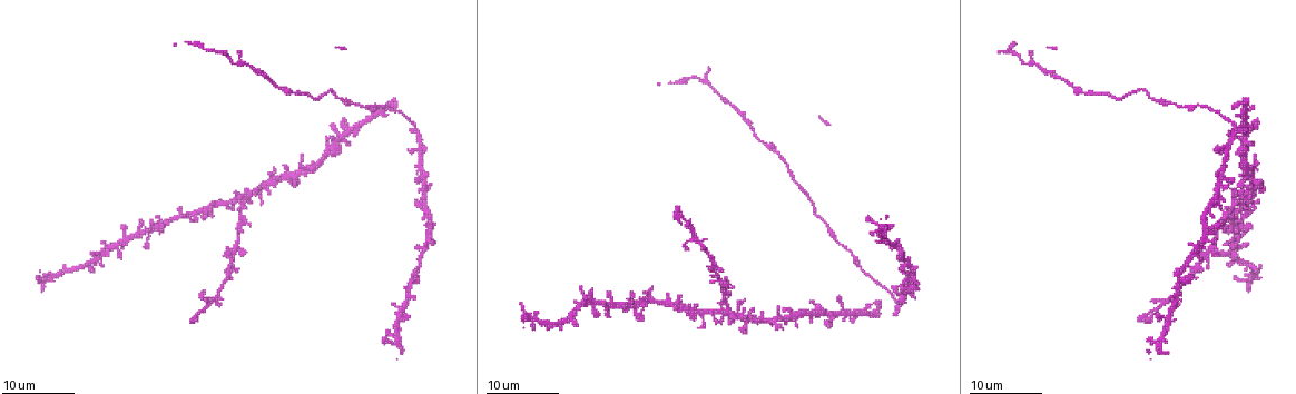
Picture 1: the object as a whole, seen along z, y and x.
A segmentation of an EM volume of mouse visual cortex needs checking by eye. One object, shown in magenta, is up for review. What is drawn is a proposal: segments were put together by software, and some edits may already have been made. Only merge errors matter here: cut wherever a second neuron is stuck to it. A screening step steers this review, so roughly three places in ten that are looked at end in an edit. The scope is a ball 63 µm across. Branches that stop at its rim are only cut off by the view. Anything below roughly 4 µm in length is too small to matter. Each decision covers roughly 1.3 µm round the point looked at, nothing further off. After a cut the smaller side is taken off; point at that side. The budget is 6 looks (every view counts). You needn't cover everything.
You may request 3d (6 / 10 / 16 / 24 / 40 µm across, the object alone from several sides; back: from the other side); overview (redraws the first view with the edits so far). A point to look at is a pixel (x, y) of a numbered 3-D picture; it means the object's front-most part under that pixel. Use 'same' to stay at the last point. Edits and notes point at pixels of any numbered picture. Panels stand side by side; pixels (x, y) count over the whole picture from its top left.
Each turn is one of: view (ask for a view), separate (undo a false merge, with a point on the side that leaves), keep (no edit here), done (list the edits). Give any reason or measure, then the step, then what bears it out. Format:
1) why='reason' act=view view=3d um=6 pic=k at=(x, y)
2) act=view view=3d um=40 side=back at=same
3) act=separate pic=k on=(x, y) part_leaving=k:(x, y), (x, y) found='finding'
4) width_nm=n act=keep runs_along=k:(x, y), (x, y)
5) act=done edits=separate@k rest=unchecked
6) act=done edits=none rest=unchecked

why='a fork' act=view view=3d um=24 pic=1 at=(723, 308)

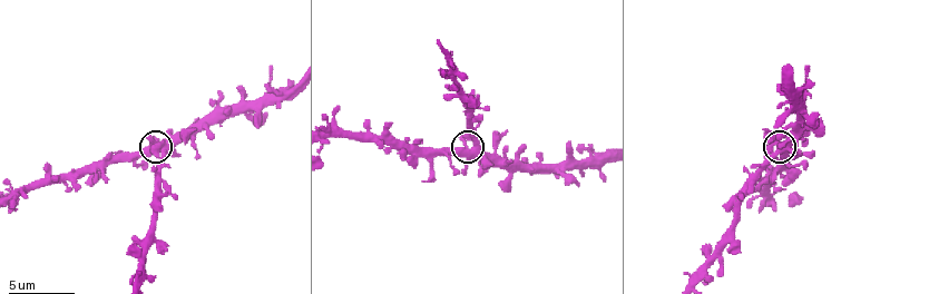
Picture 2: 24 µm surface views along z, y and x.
act=view view=3d um=6 pic=2 at=(466, 145)

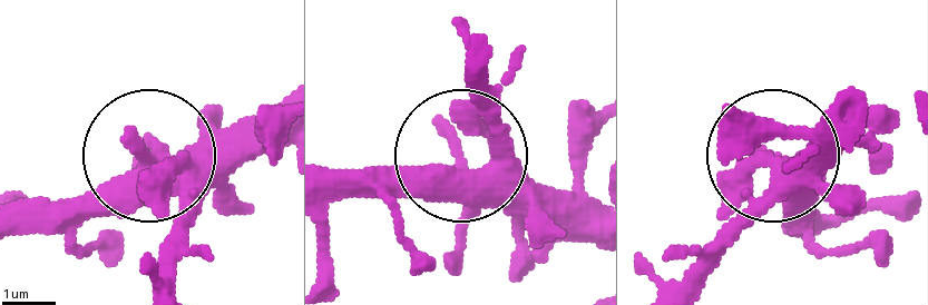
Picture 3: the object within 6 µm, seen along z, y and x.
act=keep found='continuous, no second neuron'

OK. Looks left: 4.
act=view view=3d um=24 pic=1 at=(1159, 305)

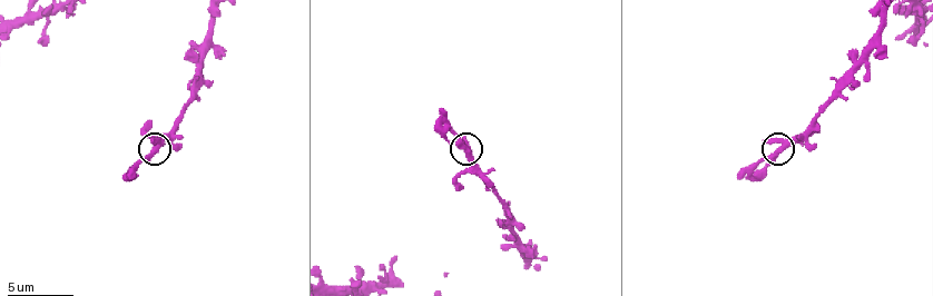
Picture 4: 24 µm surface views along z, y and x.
act=view view=3d um=6 pic=4 at=(155, 151)

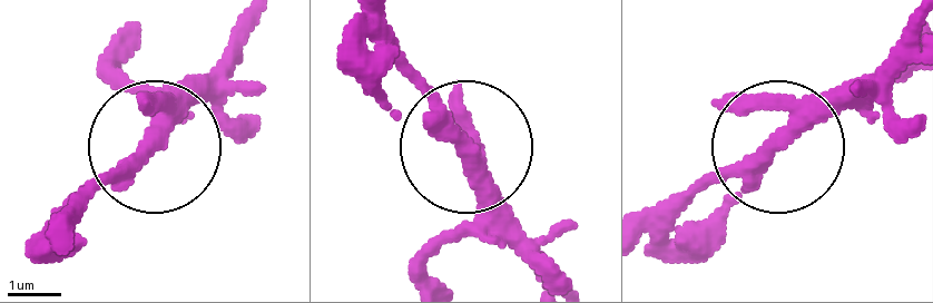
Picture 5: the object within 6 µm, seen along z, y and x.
act=keep runs_along=5:(907, 39), (722, 172), (659, 234) found='one neuron here'

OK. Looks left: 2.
why='calibre changes' act=view view=3d um=16 pic=1 at=(235, 65)

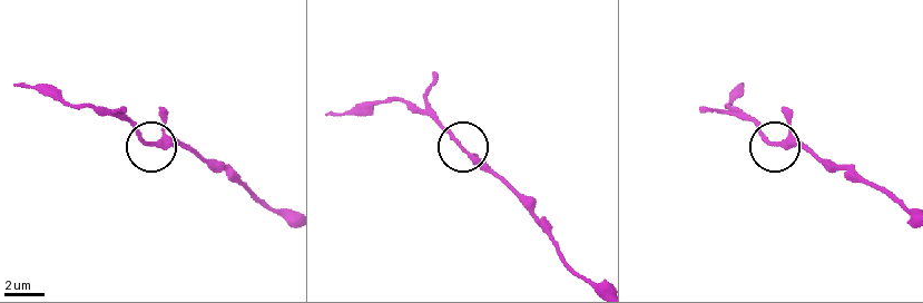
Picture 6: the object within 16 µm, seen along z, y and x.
act=view view=3d um=10 pic=6 at=(778, 145)

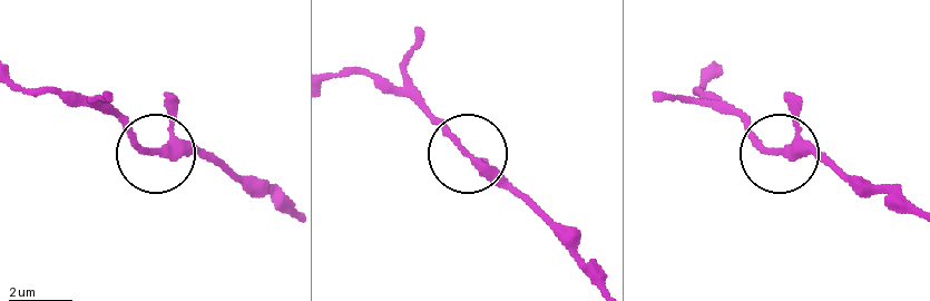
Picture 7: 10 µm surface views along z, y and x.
arms=3 act=keep runs_along=7:(290, 212), (202, 156), (146, 148), (108, 114) found='all the same neuron'

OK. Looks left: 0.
act=done edits=none rest=unchecked

